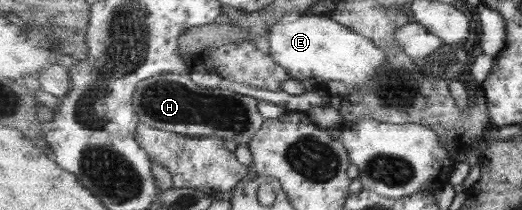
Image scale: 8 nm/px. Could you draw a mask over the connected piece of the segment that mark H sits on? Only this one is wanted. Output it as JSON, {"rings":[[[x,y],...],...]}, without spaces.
{"rings":[[[160,74],[139,82],[133,101],[139,119],[146,126],[184,136],[217,136],[236,144],[250,143],[265,123],[255,97],[230,89],[206,89],[186,74]]]}

